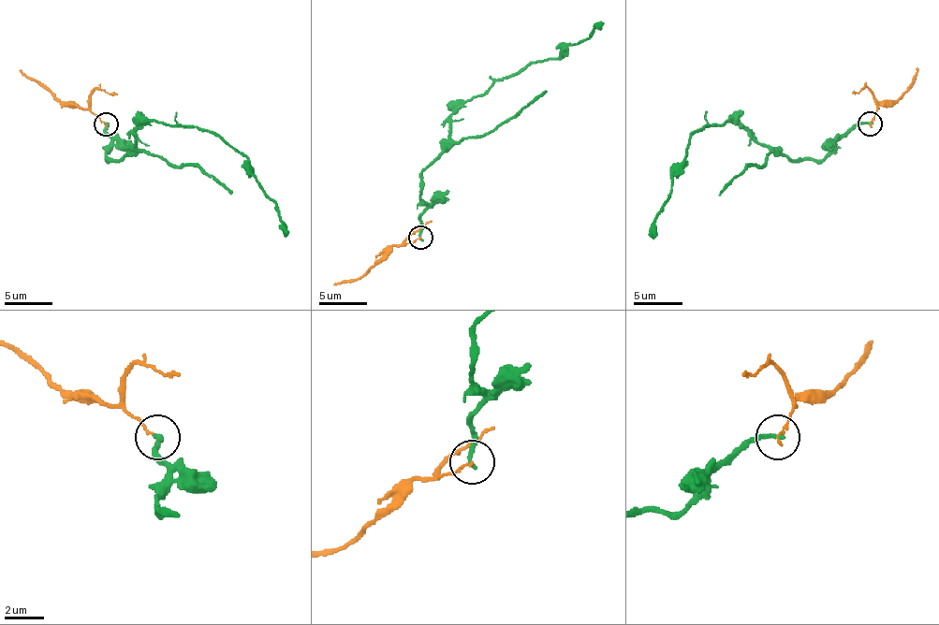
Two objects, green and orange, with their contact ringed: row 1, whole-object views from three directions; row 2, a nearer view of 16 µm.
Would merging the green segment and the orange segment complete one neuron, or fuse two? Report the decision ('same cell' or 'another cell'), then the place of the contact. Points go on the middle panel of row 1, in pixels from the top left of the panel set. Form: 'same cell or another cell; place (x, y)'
another cell; place (420, 238)

